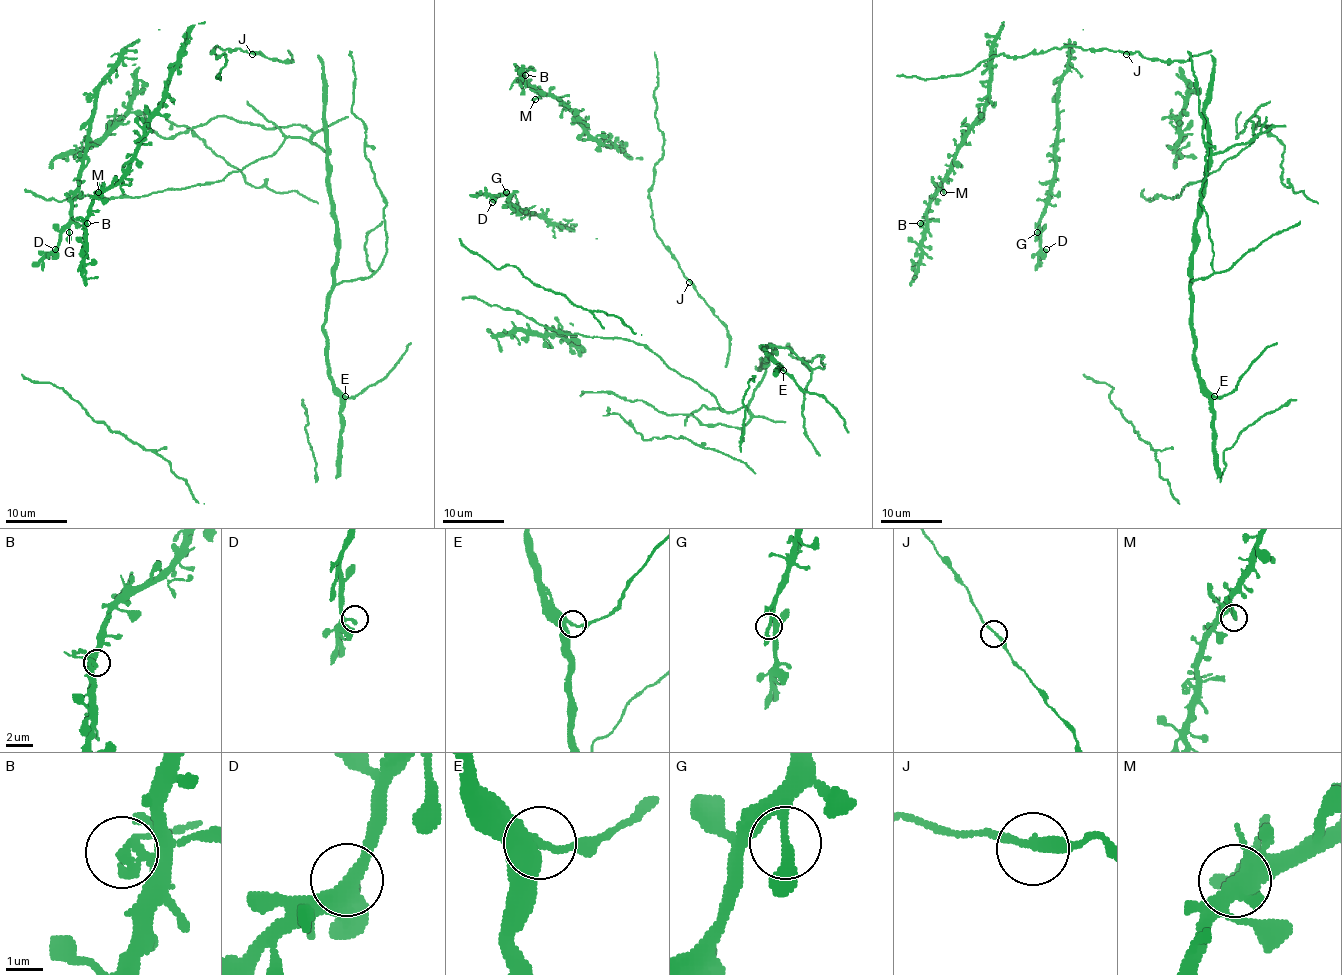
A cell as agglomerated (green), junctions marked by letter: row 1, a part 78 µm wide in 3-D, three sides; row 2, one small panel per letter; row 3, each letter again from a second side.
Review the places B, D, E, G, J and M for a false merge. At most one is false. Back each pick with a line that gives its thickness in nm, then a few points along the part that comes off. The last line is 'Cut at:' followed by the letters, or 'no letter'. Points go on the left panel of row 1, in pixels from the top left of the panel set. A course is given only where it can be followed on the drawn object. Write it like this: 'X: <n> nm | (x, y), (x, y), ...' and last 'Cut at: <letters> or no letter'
Cut at: no letter

